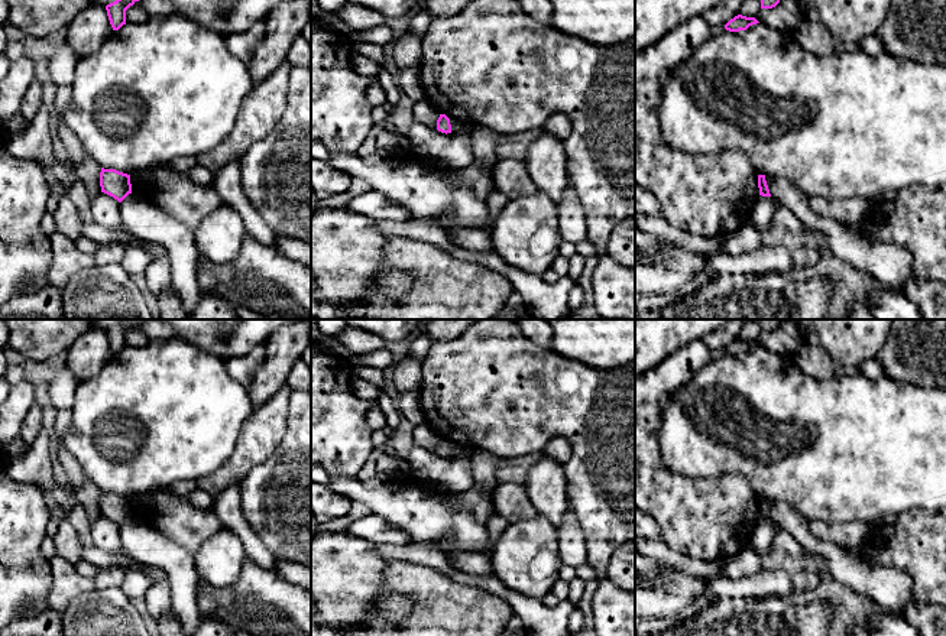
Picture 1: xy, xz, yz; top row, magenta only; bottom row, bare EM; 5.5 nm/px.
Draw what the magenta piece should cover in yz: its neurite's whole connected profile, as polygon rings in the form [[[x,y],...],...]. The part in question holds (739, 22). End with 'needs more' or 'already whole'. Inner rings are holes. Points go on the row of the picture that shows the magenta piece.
[[[738,14],[725,25],[725,29],[729,32],[739,32],[739,30],[746,30],[749,26],[757,23],[759,22],[755,17],[746,17]]]; already whole

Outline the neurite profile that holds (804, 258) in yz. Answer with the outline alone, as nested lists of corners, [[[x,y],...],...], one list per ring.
[[[803,246],[797,250],[791,252],[791,260],[794,273],[806,275],[809,270],[819,262],[820,259],[820,249],[811,246]]]

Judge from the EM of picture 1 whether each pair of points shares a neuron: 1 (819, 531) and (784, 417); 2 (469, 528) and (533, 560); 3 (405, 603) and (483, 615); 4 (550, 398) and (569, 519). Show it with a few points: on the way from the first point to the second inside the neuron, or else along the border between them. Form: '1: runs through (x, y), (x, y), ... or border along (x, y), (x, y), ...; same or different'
1: border along (851, 521), (842, 525), (810, 522); different
2: border along (492, 544), (488, 551); different
3: border along (379, 599), (385, 594), (407, 594), (414, 607); different
4: border along (569, 503), (585, 536); different

